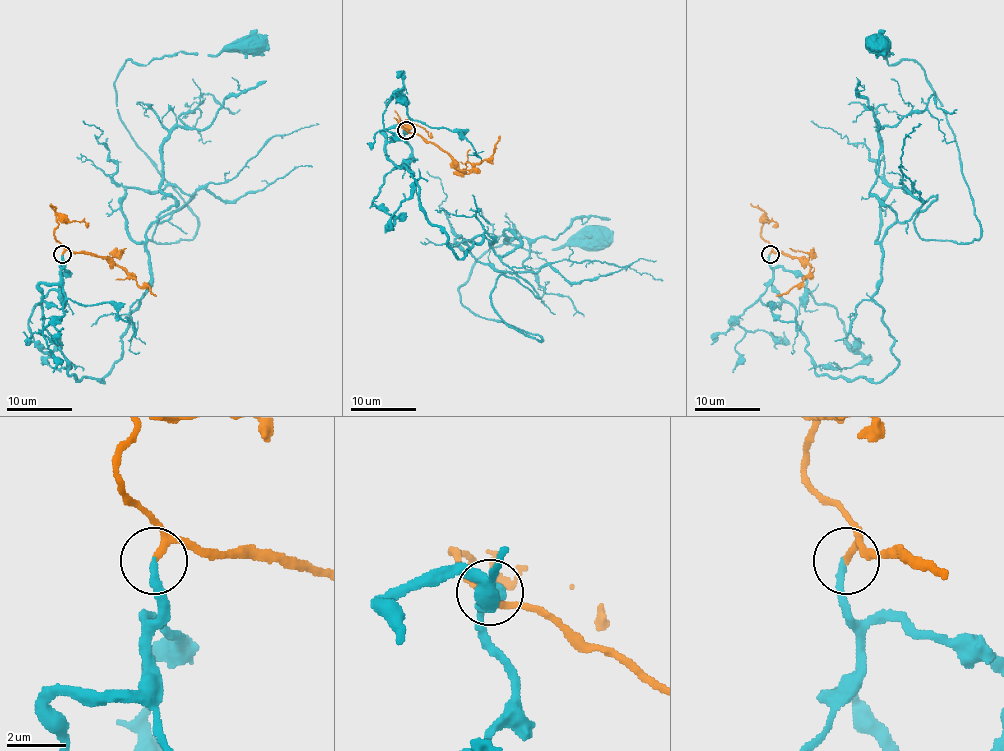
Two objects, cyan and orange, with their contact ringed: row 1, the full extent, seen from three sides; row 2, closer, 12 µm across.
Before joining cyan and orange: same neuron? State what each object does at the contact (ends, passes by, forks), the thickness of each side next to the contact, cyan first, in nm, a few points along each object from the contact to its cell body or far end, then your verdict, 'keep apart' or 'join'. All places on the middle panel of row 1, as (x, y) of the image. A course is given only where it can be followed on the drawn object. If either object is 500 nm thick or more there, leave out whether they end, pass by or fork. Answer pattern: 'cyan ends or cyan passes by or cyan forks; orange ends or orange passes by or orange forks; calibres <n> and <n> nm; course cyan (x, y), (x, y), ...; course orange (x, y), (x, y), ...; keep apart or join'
cyan ends; orange passes by; calibres 240 and 180 nm; course cyan (406, 128), (424, 216), (461, 258), (494, 240), (491, 308), (542, 339), (471, 313), (489, 248), (596, 237); course orange (406, 130), (434, 142), (460, 170), (471, 170), (486, 160), (493, 153), (499, 135); join

